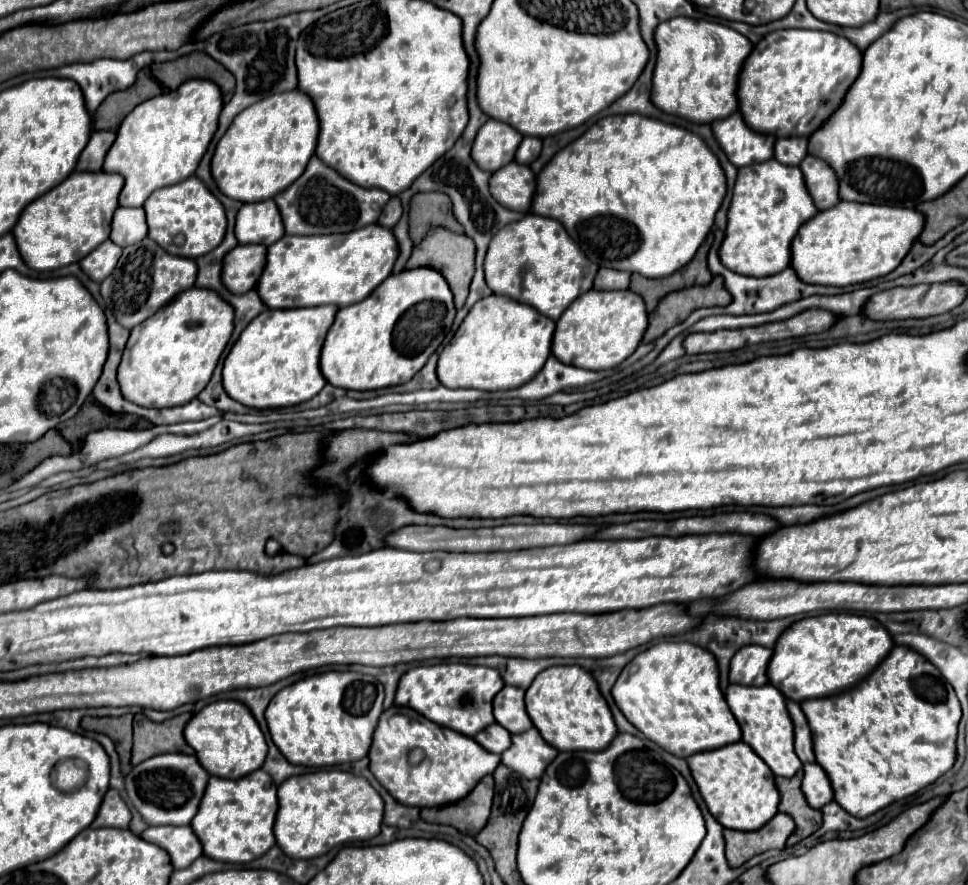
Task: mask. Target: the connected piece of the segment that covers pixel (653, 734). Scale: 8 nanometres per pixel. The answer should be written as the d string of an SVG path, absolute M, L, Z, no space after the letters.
M659 642L637 654L619 674L613 698L635 728L679 758L741 740L741 728L719 690L719 670L713 654L689 642Z

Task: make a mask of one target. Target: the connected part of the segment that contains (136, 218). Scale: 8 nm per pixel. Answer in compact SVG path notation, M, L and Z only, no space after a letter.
M117 208L111 222L111 240L125 248L147 236L143 208Z

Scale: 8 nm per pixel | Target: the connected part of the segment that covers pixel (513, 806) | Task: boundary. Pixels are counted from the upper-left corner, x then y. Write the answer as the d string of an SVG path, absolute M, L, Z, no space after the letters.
M499 764L495 774L495 800L493 800L493 812L491 818L487 822L487 826L475 836L475 840L479 844L483 844L493 858L515 858L513 854L513 846L517 846L517 838L519 838L519 830L523 826L525 816L529 814L535 794L537 794L537 786L539 780L527 780L521 778L519 774L513 774L507 766Z

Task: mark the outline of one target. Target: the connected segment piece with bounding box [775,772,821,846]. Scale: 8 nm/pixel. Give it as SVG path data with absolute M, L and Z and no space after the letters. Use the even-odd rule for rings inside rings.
M797 772L793 778L775 780L777 790L781 794L779 810L789 814L795 820L795 832L791 834L791 838L787 842L789 846L811 836L821 826L821 810L815 810L807 804L805 794L801 792L801 778L803 778L803 772ZM815 818L817 818L817 828L815 828Z

